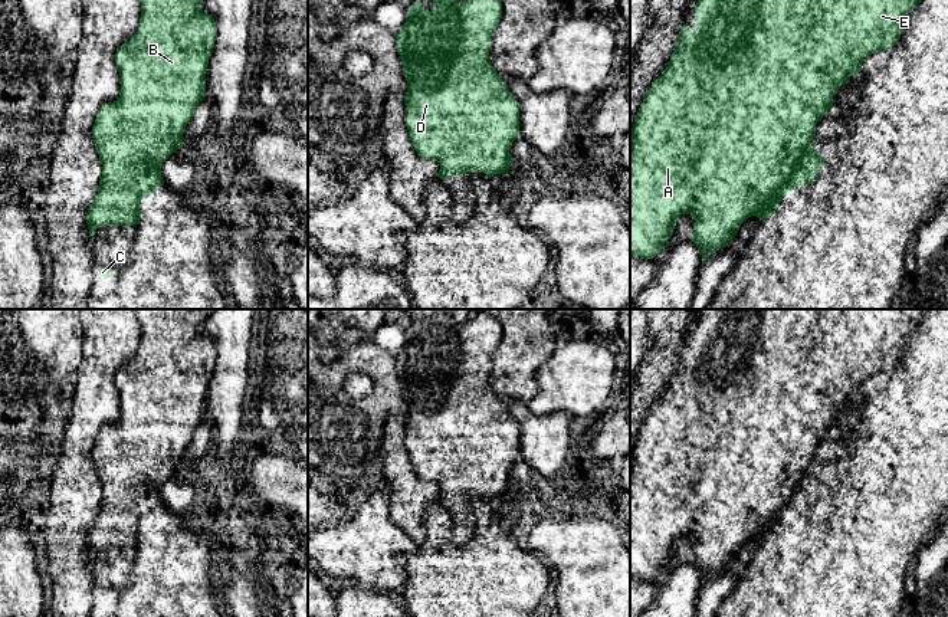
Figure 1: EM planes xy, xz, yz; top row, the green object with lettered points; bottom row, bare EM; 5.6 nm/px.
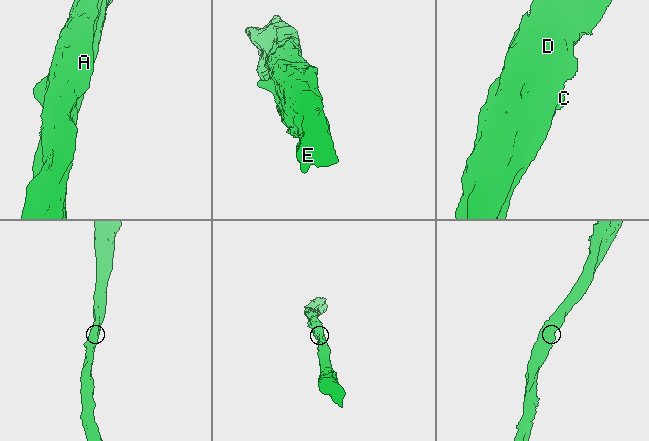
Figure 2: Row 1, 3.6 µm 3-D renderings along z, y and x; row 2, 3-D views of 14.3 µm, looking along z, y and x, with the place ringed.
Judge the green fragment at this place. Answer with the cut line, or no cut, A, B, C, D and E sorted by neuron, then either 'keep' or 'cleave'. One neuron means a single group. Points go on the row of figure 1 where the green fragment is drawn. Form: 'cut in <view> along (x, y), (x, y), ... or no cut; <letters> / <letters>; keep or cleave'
no cut; A B C D E; keep

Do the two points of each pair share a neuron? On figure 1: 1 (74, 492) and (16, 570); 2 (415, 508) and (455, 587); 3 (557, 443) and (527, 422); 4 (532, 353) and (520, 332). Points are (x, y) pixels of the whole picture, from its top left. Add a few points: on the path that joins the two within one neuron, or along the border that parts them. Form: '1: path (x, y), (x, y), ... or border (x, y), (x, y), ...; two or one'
1: border (25, 531), (33, 547), (33, 568), (38, 580); two
2: border (435, 499), (427, 509), (426, 537), (420, 542); two
3: path (550, 443), (534, 429); one
4: path (528, 348), (524, 337); one

